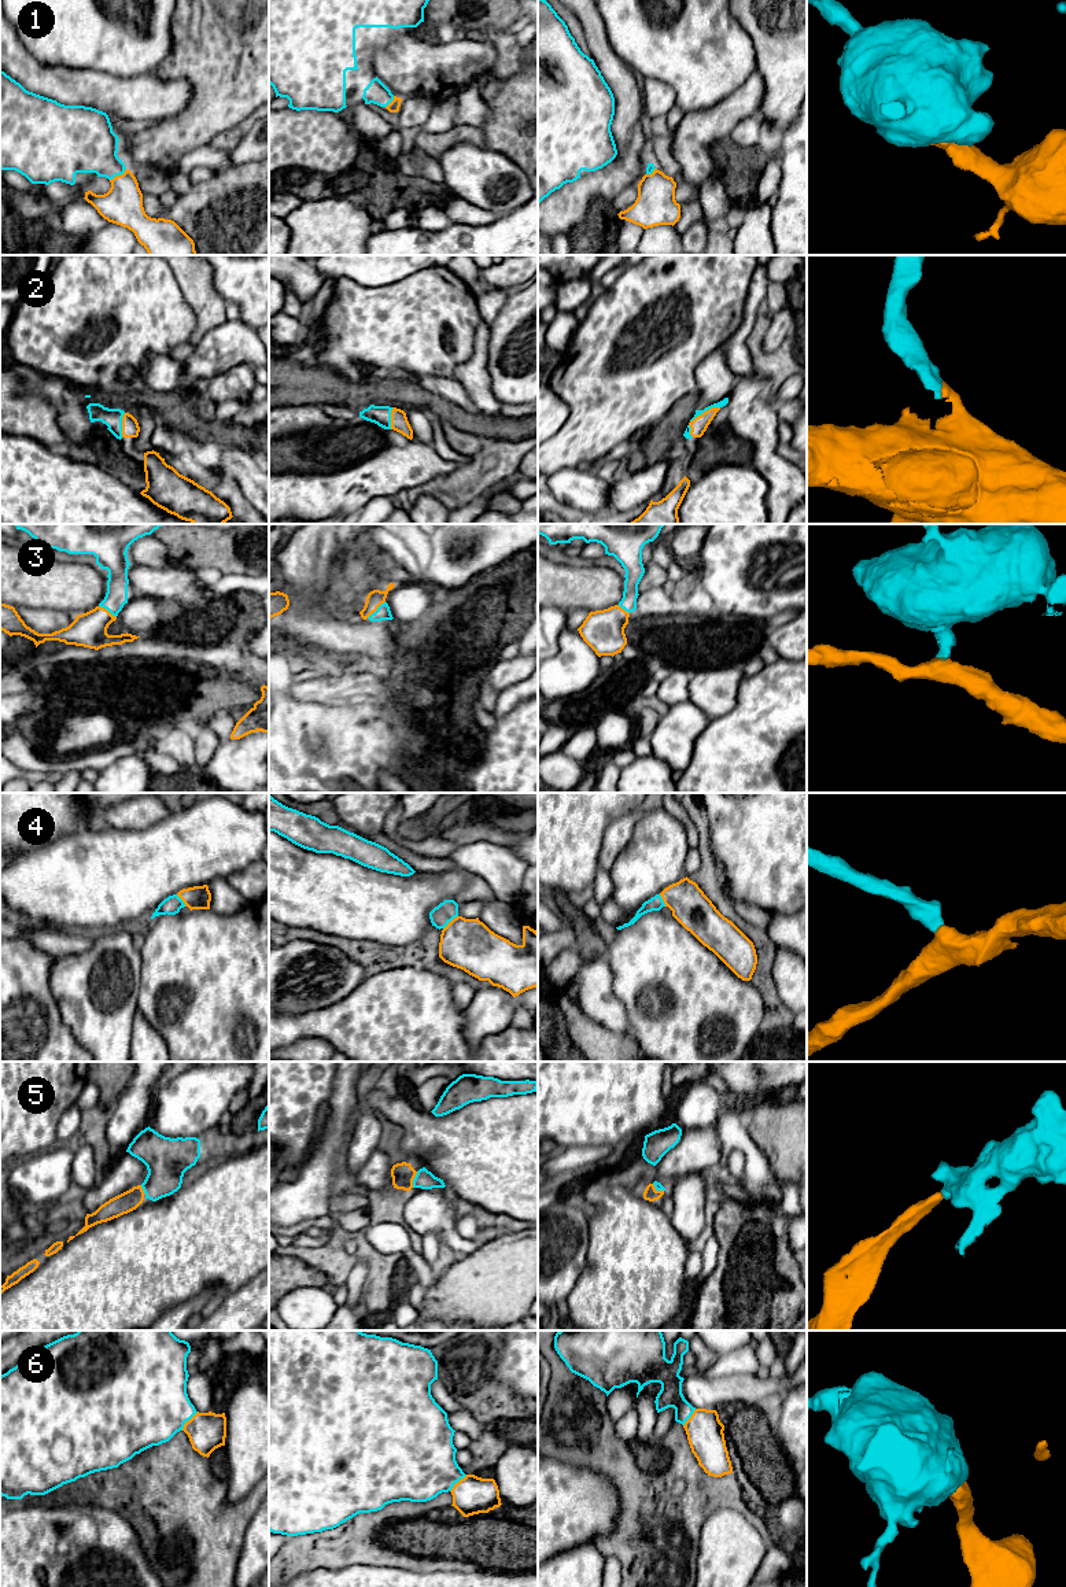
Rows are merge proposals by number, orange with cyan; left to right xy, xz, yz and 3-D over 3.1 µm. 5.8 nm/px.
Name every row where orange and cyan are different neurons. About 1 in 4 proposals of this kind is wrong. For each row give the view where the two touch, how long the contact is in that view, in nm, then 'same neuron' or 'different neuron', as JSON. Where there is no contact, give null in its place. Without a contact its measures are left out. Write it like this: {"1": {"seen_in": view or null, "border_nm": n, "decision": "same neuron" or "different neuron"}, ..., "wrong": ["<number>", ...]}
{"1": {"seen_in": "xy", "border_nm": 120, "decision": "same neuron"}, "2": {"seen_in": "yz", "border_nm": 200, "decision": "same neuron"}, "3": {"seen_in": "xz", "border_nm": 150, "decision": "same neuron"}, "4": {"seen_in": "xz", "border_nm": 120, "decision": "same neuron"}, "5": {"seen_in": "xz", "border_nm": 100, "decision": "same neuron"}, "6": {"seen_in": "xy", "border_nm": 150, "decision": "same neuron"}, "wrong": []}

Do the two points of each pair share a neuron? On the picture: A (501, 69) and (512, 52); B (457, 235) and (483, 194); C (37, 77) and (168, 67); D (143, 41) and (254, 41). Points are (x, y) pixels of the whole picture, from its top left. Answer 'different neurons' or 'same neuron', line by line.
A: same neuron
B: different neurons
C: different neurons
D: different neurons

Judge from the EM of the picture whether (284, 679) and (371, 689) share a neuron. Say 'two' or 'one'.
two

